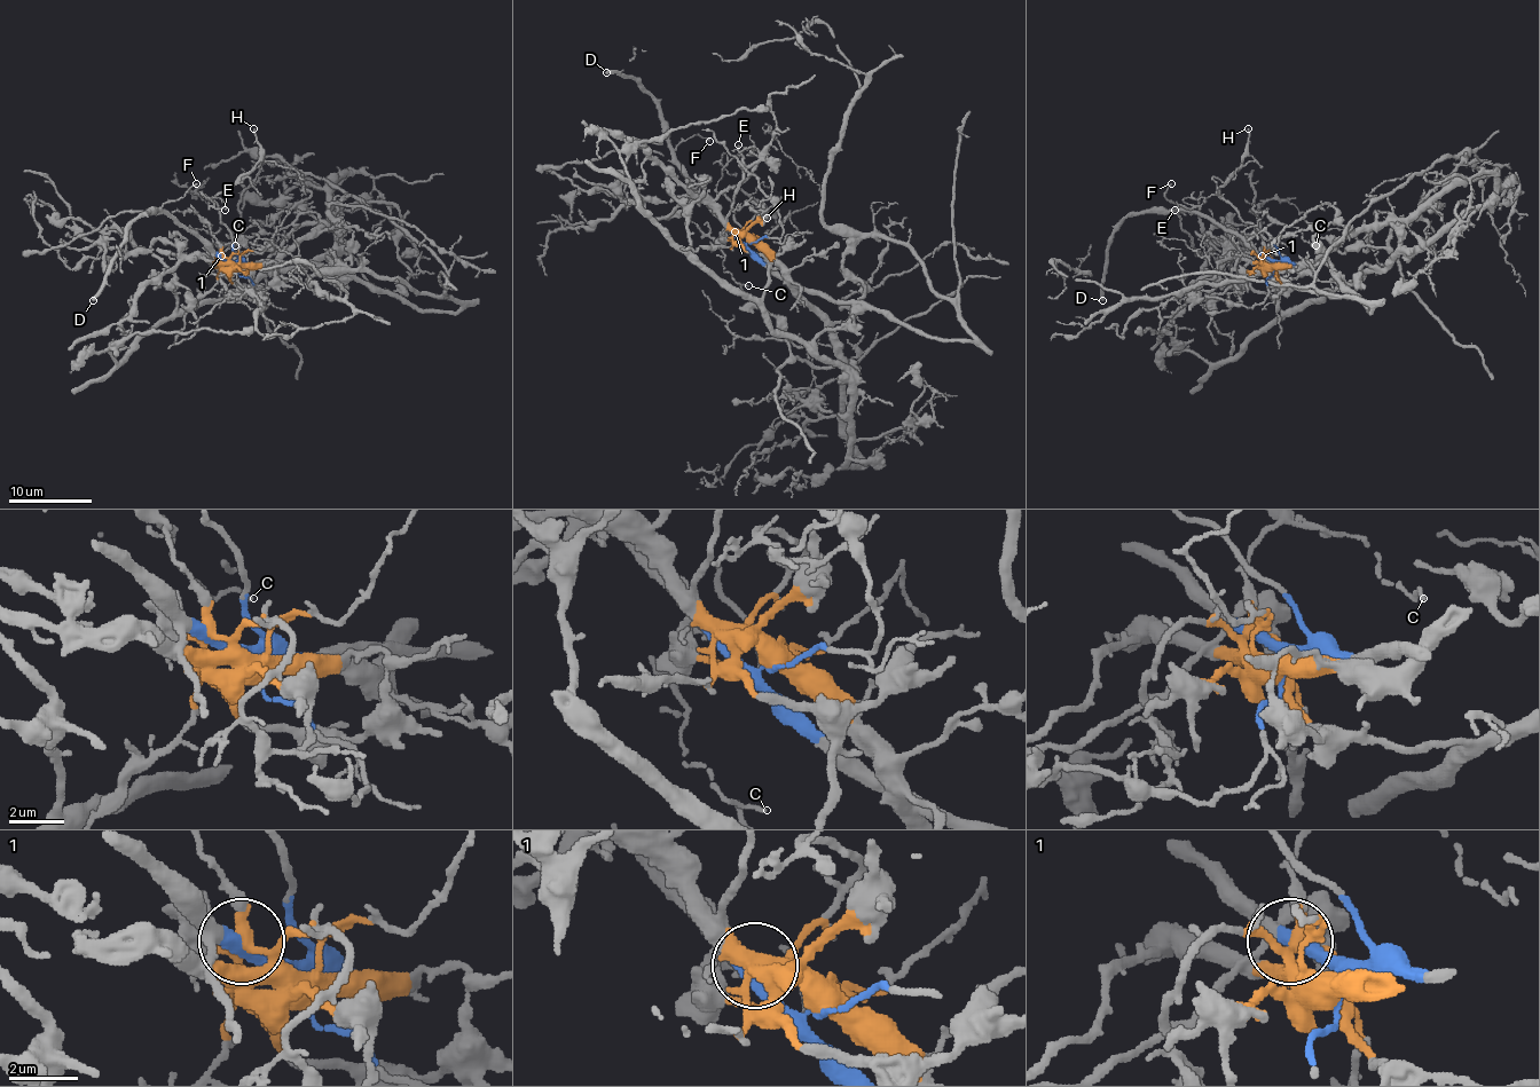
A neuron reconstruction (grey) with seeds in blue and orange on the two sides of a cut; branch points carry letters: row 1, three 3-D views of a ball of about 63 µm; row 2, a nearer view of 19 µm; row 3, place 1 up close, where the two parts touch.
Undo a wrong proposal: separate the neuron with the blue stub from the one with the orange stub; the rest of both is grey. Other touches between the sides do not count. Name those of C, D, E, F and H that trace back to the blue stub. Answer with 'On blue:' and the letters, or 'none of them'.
On blue: D, E, F, H

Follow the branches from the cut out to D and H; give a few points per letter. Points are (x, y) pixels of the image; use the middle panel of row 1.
D: (749, 244), (714, 211), (684, 173), (674, 155), (668, 124), (658, 101), (635, 78), (620, 72), (606, 72)
H: (749, 244), (727, 196), (730, 188), (751, 194), (774, 214), (768, 217)

